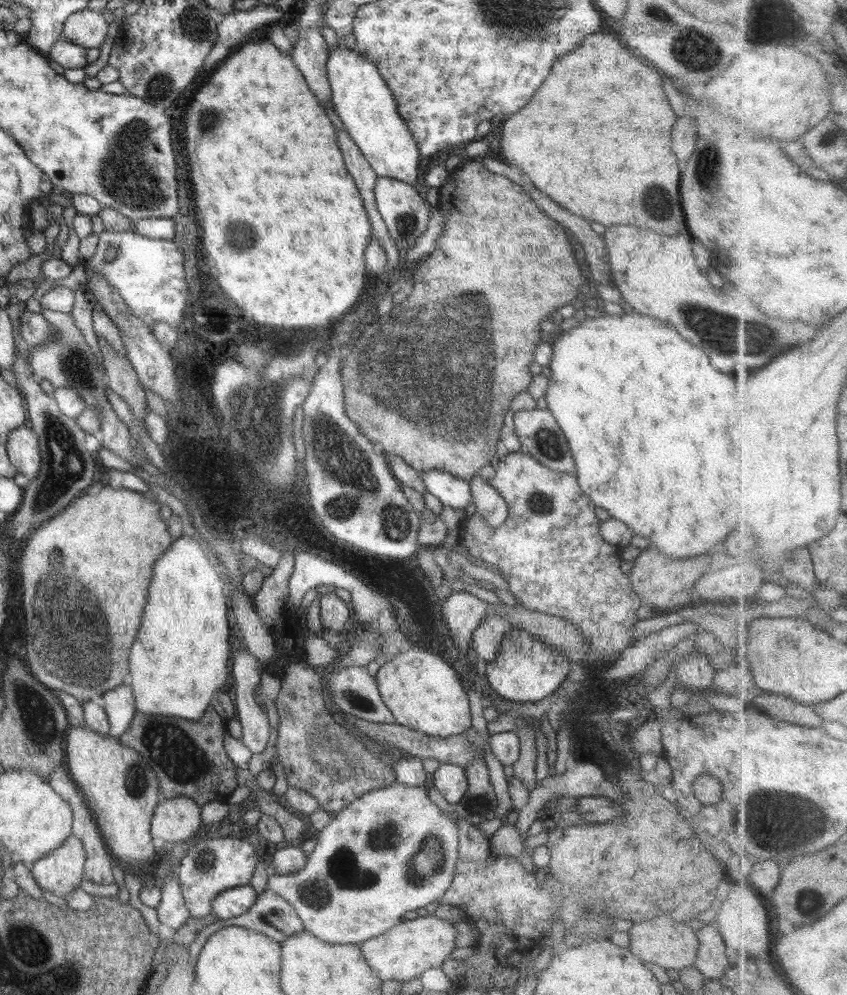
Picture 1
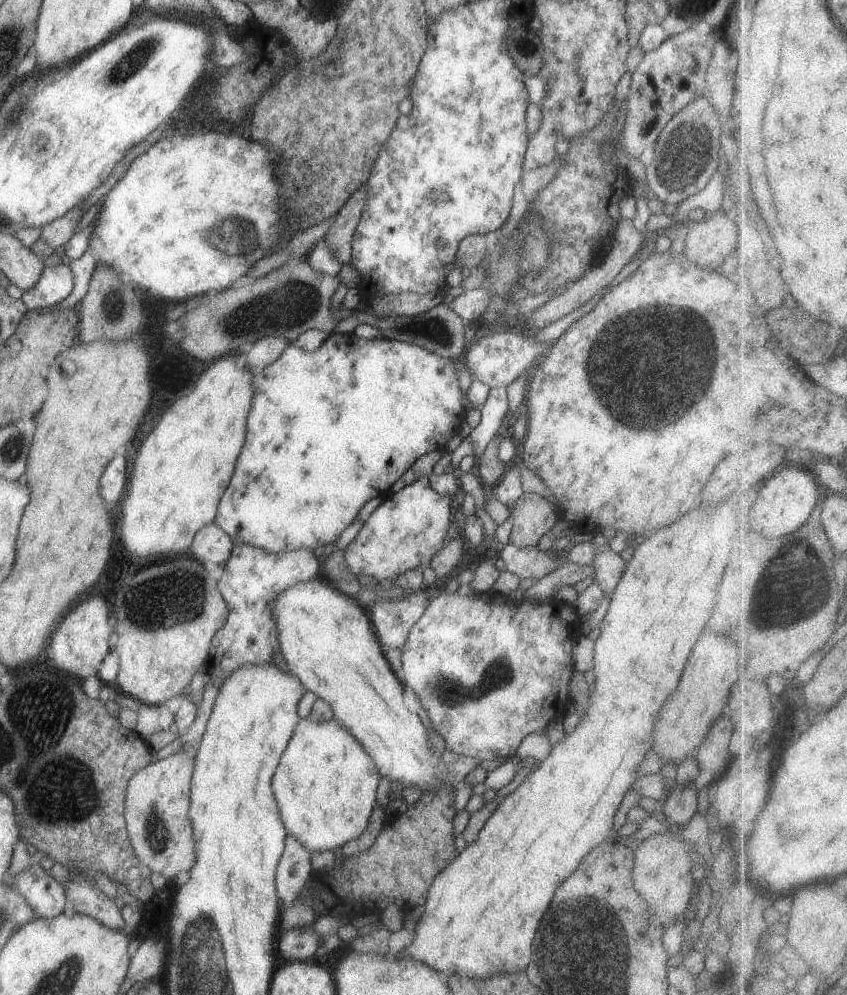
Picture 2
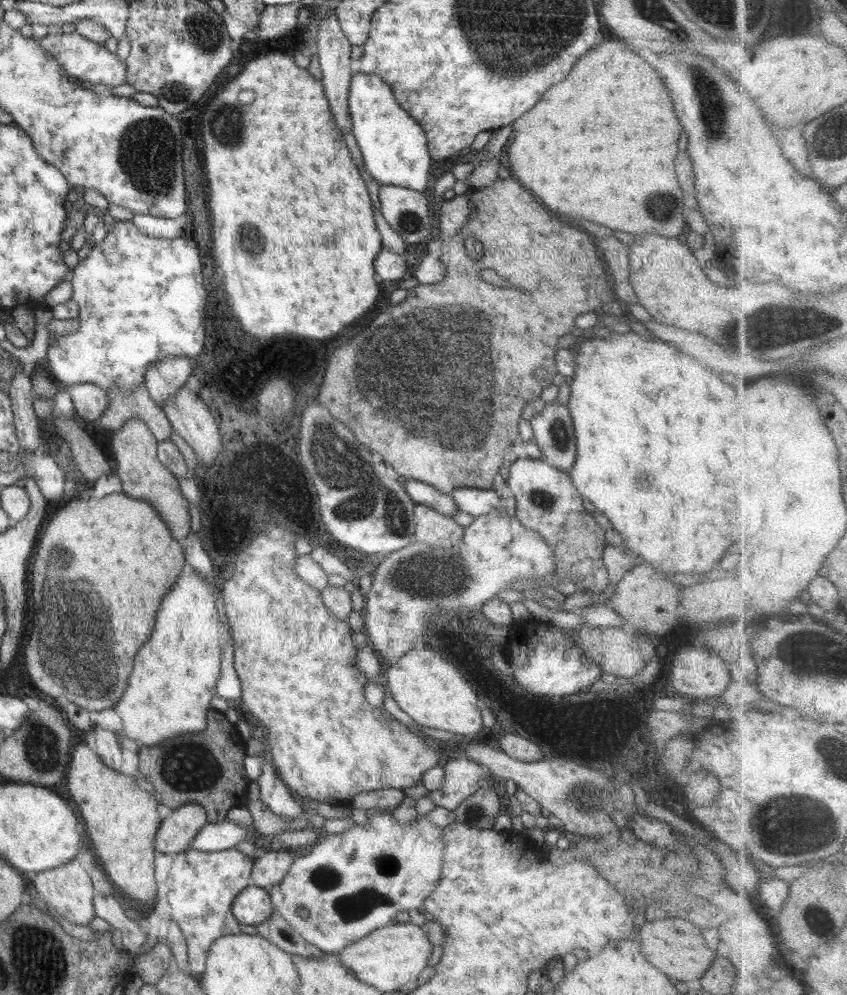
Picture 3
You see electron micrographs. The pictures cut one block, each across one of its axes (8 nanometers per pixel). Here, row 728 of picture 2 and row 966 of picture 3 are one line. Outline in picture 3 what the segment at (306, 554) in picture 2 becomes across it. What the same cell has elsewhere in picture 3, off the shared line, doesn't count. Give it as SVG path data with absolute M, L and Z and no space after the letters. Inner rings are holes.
M188 848L188 850L177 854L166 880L169 886L166 896L171 906L171 918L178 923L181 931L185 934L189 973L202 972L206 968L206 957L214 940L240 932L240 922L232 914L231 906L238 894L250 885L253 862L254 858L242 854L236 848L220 852L202 852Z

